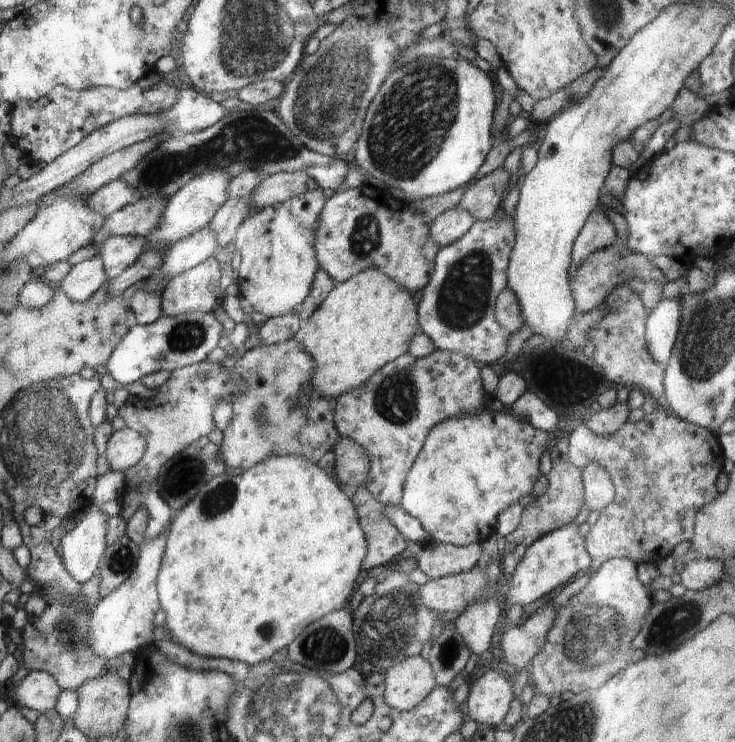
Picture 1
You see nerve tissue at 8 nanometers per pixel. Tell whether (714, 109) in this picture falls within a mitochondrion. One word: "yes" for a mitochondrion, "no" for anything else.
no

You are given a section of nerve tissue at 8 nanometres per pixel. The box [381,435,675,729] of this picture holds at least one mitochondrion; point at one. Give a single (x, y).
(592, 636)

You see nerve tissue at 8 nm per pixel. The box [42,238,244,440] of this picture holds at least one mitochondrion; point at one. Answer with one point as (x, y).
(186, 336)

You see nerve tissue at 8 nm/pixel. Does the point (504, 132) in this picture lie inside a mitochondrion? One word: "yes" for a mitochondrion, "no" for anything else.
no

